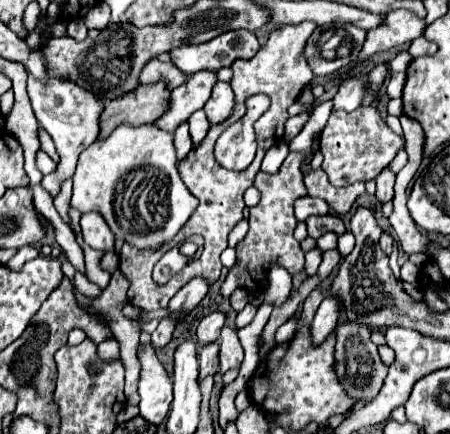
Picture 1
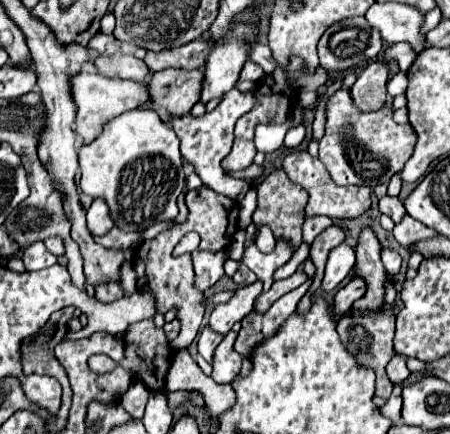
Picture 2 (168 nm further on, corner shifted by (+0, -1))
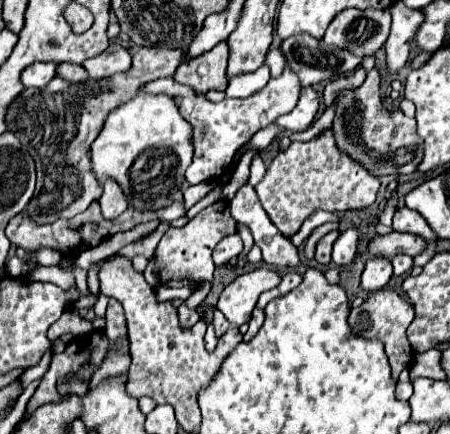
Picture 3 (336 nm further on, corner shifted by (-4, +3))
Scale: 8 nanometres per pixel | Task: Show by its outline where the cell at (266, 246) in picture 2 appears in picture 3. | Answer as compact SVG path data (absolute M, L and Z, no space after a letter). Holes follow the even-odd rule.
M258 154L251 163L248 183L250 183L250 185L255 187L263 179L265 173L266 173L266 166L262 158Z

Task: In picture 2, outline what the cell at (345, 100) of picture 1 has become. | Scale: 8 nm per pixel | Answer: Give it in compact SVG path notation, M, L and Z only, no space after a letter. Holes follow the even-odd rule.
M374 61L362 71L352 87L352 99L360 111L376 111L386 103L388 73L390 69L382 61Z

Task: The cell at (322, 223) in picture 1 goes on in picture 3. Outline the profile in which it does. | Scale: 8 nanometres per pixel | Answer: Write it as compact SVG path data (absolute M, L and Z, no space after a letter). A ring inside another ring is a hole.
M330 231L326 237L320 239L320 243L318 243L318 247L316 247L316 257L314 257L318 263L324 263L324 265L330 263L332 245L334 245L334 241L336 241L338 237L340 237L340 231Z

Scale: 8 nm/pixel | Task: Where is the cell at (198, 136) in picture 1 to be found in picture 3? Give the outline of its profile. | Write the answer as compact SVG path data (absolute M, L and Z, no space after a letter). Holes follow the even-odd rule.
M262 65L254 73L244 73L244 75L232 77L226 91L224 91L224 95L226 97L248 97L248 95L264 89L268 79L270 79L270 71L268 71L268 67Z

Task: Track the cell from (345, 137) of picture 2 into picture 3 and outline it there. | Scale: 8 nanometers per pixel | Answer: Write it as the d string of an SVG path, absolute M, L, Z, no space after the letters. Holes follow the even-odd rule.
M372 69L364 83L356 89L342 89L334 97L334 123L332 133L336 147L352 157L352 161L364 165L374 177L384 175L408 175L422 159L422 141L416 133L416 121L406 117L400 107L386 109L380 103L380 73Z

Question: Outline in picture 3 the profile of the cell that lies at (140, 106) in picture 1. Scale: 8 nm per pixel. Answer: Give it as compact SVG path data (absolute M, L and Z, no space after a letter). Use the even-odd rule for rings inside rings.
M218 43L212 51L202 53L192 61L184 61L176 69L174 81L188 85L198 95L206 95L210 89L224 91L228 85L226 61L228 61L228 45Z

